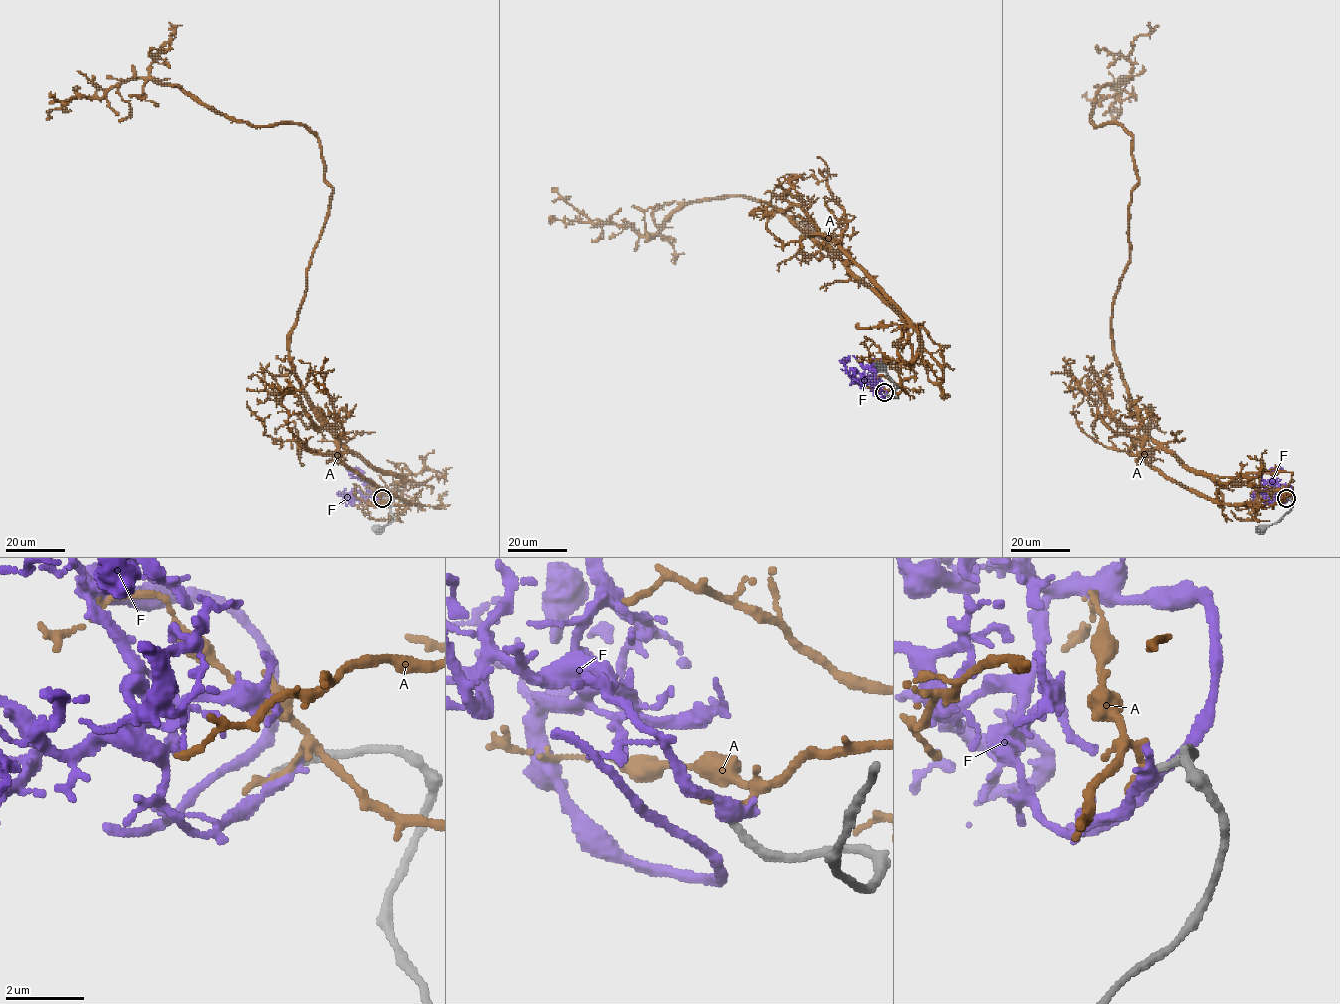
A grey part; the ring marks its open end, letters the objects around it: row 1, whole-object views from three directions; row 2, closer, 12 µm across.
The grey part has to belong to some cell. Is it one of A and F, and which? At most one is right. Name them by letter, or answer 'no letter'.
no letter

